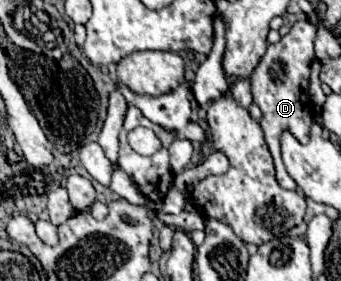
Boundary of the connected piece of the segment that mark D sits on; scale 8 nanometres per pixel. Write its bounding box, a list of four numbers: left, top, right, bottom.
[252,20,316,190]

